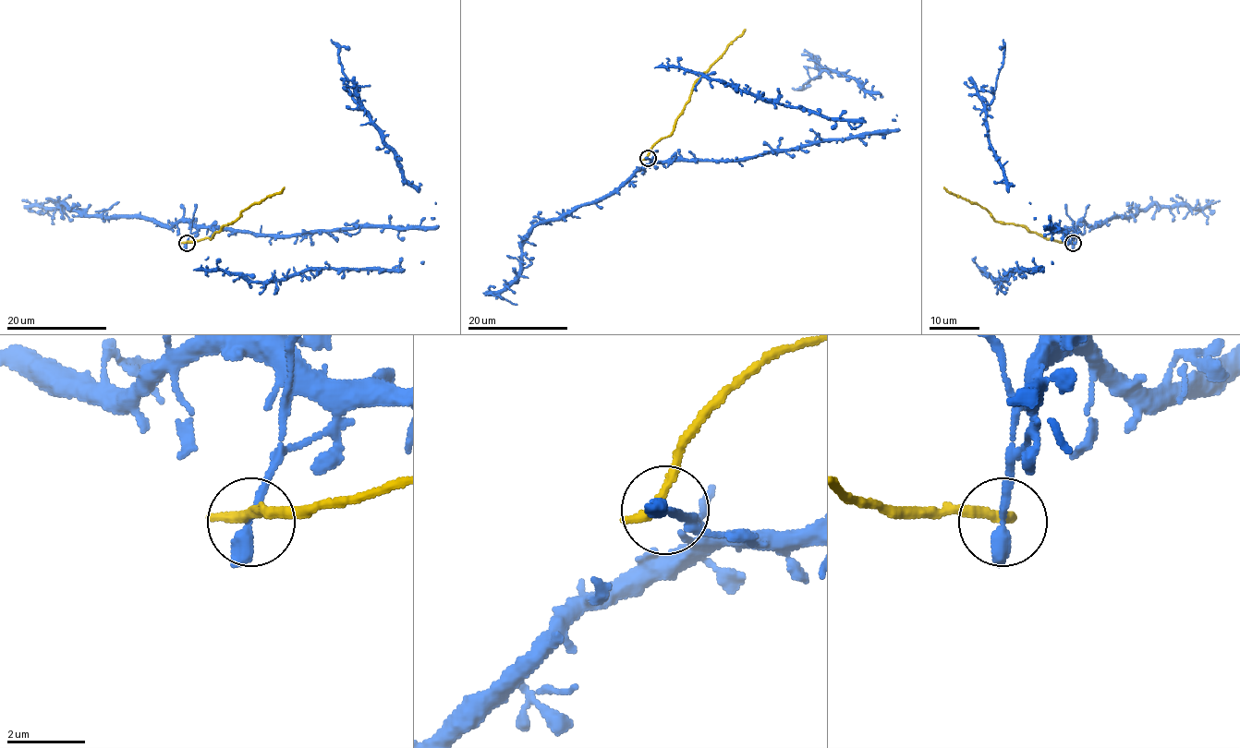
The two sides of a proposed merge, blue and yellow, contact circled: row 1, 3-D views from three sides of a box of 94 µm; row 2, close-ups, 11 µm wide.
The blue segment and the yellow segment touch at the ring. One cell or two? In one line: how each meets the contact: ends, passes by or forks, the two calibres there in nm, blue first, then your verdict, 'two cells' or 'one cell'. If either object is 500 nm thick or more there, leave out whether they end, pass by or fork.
blue ends | yellow ends | 440/300 nm | two cells

